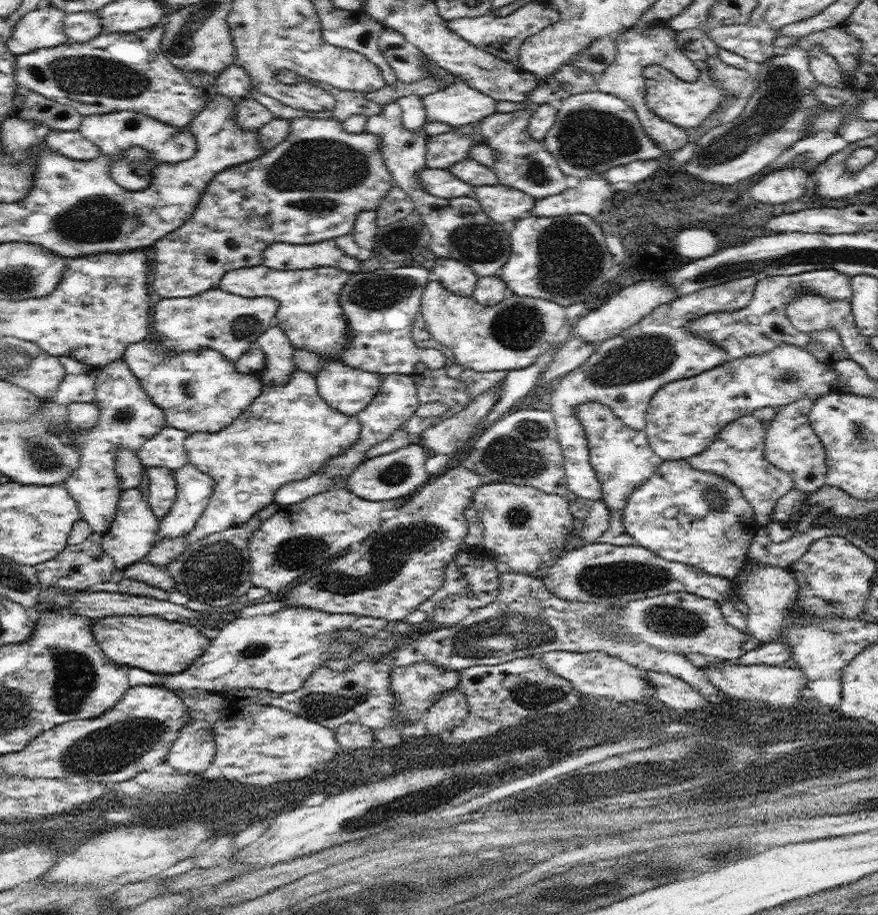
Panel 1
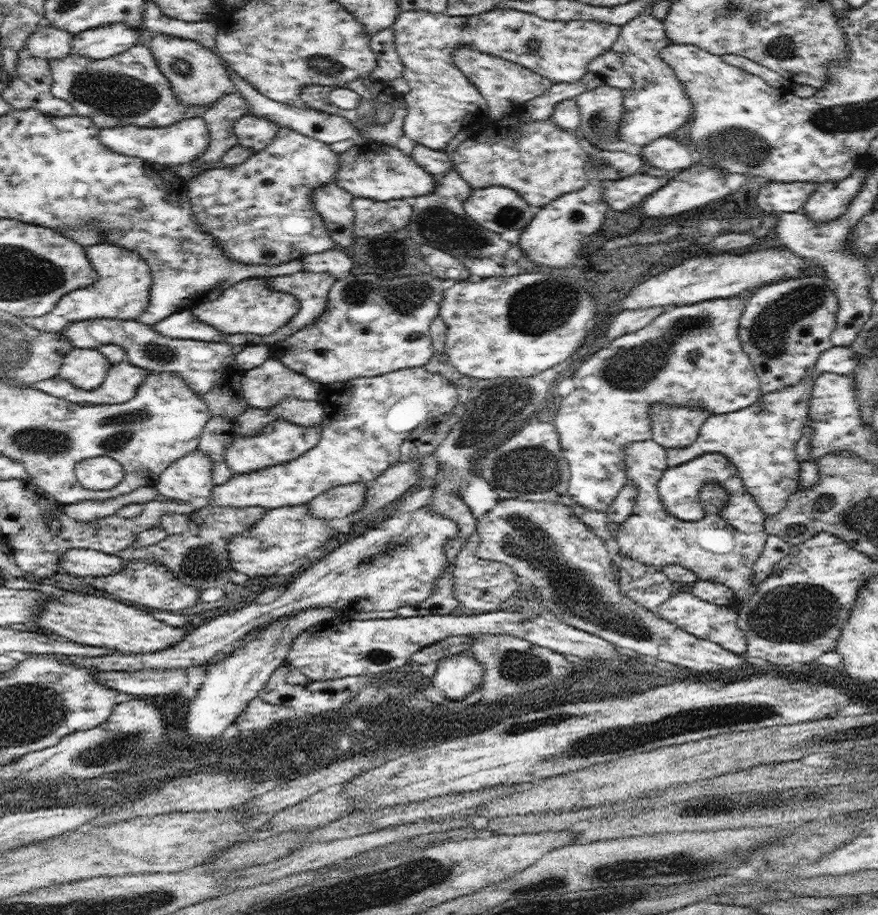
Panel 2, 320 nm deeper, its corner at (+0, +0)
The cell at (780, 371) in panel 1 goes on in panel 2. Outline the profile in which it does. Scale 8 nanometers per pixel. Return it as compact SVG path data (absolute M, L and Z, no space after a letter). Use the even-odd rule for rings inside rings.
M652 405L651 418L653 439L665 449L690 446L698 438L704 421L712 415L702 407L678 405Z

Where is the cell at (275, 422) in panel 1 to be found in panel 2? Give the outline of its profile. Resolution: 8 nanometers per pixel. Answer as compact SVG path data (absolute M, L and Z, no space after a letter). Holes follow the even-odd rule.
M279 418L254 436L244 436L243 434L235 433L235 438L232 438L229 441L229 445L225 448L224 462L234 474L250 474L264 470L264 468L291 462L291 460L302 456L313 446L316 446L321 437L321 430L321 424L300 426L289 420Z

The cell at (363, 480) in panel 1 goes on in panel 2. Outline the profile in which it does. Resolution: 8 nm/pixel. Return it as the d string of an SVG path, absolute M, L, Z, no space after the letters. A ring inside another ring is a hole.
M364 483L335 486L315 496L307 504L308 512L325 520L350 516L362 508L367 491Z

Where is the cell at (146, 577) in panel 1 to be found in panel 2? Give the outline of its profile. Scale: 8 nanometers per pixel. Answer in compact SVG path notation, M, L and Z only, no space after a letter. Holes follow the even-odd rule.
M73 548L61 556L61 571L86 579L116 574L125 567L117 554L96 549Z

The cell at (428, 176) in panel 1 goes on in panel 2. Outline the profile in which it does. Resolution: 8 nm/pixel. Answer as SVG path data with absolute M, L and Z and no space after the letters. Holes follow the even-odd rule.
M371 141L352 145L339 154L339 167L335 183L354 197L373 198L384 202L392 199L411 200L430 194L438 185L438 179L428 174L410 155L397 147Z

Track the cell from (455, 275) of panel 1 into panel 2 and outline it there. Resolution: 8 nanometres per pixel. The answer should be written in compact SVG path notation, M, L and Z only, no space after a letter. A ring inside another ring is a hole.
M421 245L420 252L424 262L434 272L434 276L441 279L454 277L457 281L472 279L472 275L462 260L452 256L452 254L428 245Z

